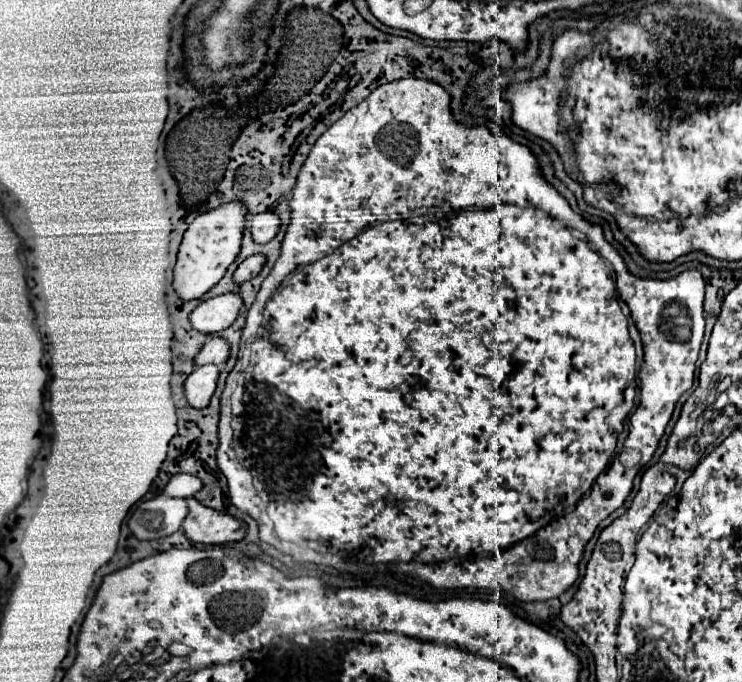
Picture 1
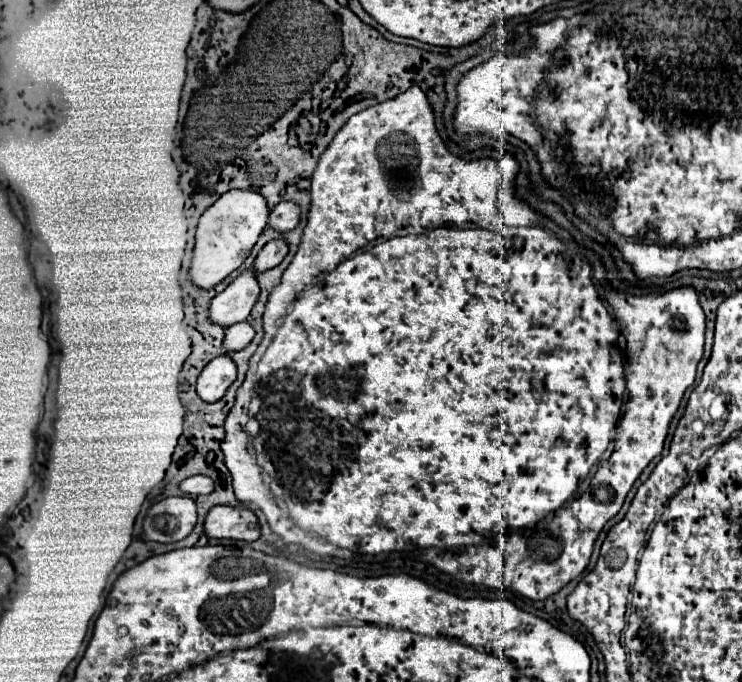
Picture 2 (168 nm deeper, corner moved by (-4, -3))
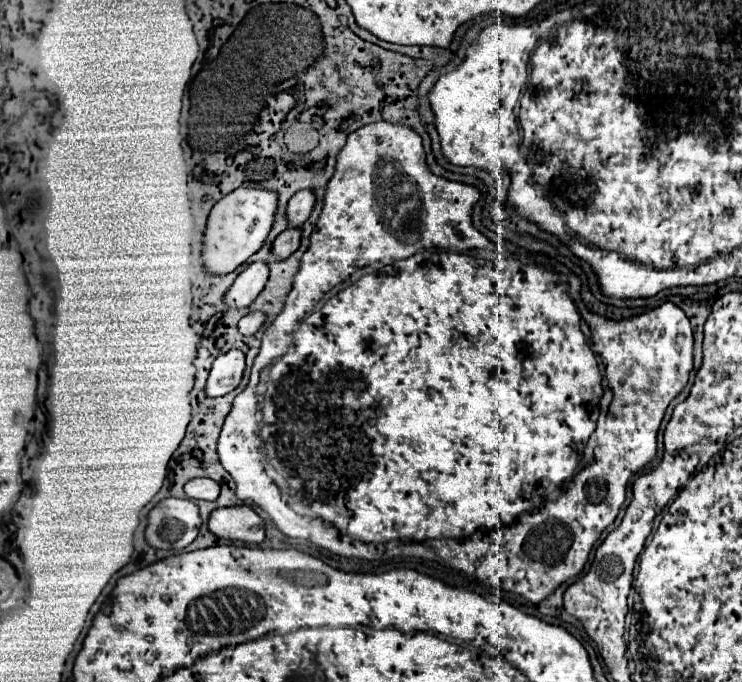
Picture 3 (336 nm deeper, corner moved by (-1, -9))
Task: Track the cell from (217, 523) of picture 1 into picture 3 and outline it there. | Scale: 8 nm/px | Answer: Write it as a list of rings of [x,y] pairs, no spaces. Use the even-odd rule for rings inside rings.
[[[245,504],[213,510],[209,530],[219,538],[241,540],[247,544],[259,544],[265,538],[265,522],[251,506]]]

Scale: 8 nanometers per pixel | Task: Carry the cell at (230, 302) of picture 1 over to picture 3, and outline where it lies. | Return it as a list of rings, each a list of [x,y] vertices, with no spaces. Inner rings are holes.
[[[257,260],[249,264],[233,282],[229,292],[225,294],[225,304],[233,308],[247,308],[257,298],[257,294],[265,288],[265,282],[269,278],[269,264],[263,260]]]

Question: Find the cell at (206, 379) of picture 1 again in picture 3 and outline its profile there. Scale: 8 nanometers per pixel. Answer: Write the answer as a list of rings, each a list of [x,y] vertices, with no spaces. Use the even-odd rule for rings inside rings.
[[[229,350],[221,356],[217,356],[217,360],[213,362],[213,368],[209,372],[209,380],[207,380],[207,396],[225,396],[227,392],[235,390],[241,382],[245,370],[245,354],[241,350]]]

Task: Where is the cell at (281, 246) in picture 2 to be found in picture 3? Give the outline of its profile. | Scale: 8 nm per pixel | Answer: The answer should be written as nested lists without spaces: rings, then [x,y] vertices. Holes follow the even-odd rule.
[[[287,228],[285,232],[281,232],[275,238],[275,242],[273,242],[273,256],[281,258],[281,260],[291,256],[299,248],[299,240],[301,240],[301,230],[299,228]]]

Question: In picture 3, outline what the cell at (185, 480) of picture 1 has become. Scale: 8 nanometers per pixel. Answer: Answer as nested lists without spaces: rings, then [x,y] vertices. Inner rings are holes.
[[[193,478],[185,484],[187,498],[199,498],[199,500],[215,500],[219,496],[219,484],[215,480],[207,478]]]

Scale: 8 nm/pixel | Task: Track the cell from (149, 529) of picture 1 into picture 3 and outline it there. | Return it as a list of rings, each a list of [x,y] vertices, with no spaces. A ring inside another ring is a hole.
[[[165,498],[149,512],[145,538],[153,548],[181,550],[189,546],[201,528],[195,502],[187,498]]]

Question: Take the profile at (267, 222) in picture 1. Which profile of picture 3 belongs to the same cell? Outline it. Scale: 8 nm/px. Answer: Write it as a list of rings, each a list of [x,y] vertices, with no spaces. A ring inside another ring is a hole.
[[[299,190],[291,200],[289,200],[289,206],[287,206],[287,220],[289,220],[289,226],[293,228],[299,228],[311,214],[313,206],[315,206],[315,194],[311,194],[311,190]]]

